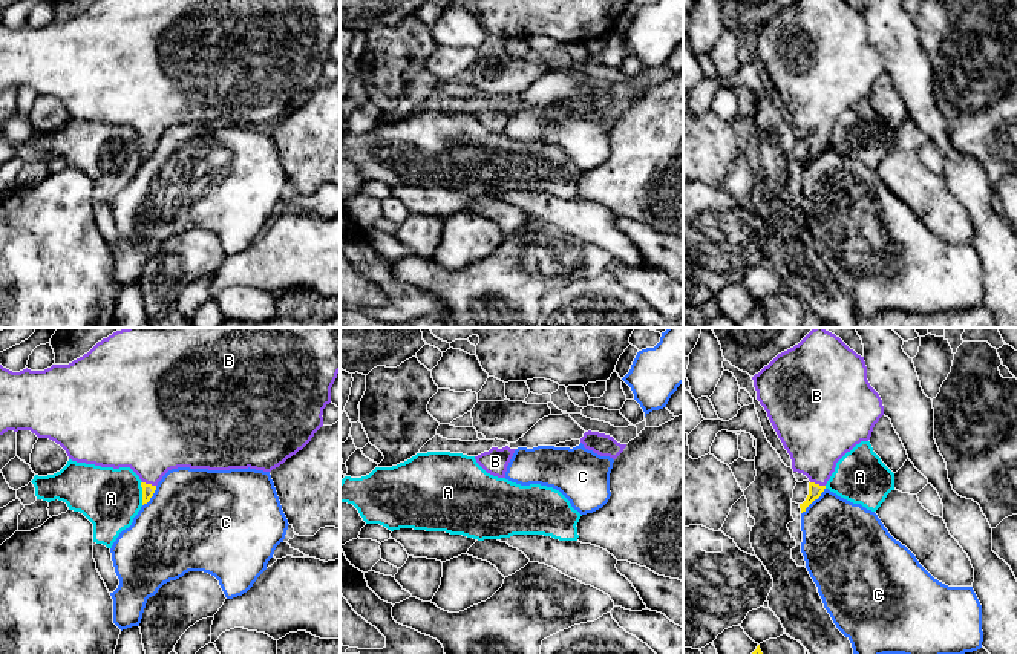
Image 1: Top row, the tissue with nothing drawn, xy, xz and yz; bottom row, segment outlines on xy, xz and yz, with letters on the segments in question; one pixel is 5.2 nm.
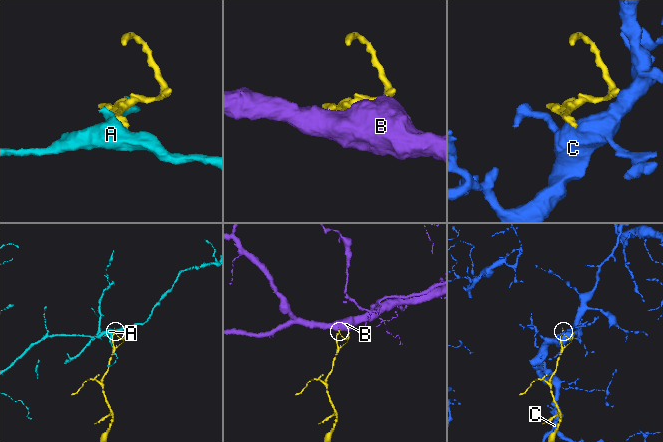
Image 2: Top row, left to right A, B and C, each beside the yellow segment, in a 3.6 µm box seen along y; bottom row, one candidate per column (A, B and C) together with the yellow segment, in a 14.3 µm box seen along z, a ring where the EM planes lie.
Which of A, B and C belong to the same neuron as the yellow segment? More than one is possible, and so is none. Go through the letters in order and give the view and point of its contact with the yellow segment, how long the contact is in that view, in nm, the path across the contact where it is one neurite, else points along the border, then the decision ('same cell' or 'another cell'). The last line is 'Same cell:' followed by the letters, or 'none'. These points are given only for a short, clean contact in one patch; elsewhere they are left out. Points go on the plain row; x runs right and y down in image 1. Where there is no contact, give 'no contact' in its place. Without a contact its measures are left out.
A: xy (143, 150) | 130 nm | another cell
B: yz (818, 141) | 80 nm | across yz (815, 147), (818, 141), (817, 94) | same cell
C: yz (814, 156) | 190 nm | another cell
Same cell: B

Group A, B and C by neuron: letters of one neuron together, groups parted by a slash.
A / B / C

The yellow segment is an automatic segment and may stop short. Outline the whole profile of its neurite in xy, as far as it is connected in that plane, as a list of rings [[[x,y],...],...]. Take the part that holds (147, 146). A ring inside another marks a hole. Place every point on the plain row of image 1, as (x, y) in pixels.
[[[96,0],[69,21],[52,21],[44,28],[12,29],[0,21],[0,92],[8,87],[31,87],[38,95],[60,101],[69,116],[101,124],[130,124],[142,138],[142,162],[153,153],[162,133],[178,124],[230,127],[256,126],[271,129],[302,107],[323,83],[323,66],[331,60],[331,44],[340,29],[340,0]]]

